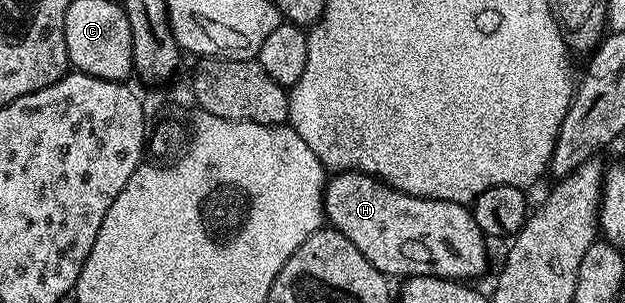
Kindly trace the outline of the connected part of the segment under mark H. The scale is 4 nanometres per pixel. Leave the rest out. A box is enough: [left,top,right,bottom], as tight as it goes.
[323,171,488,281]

